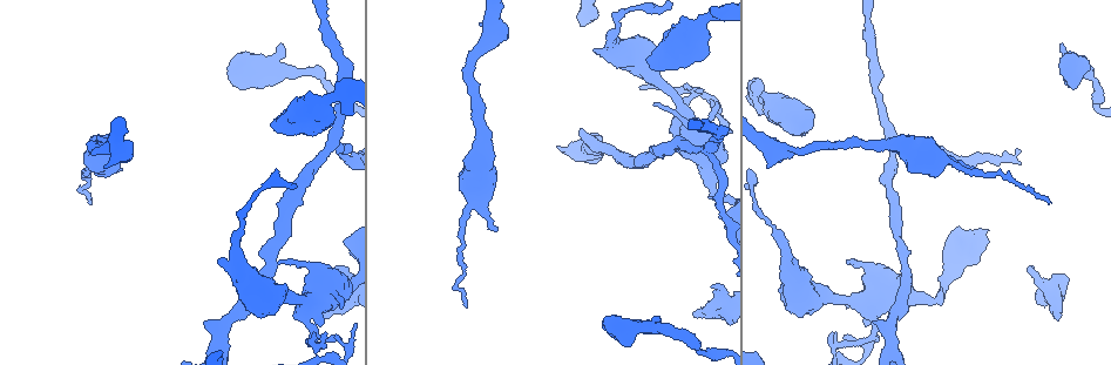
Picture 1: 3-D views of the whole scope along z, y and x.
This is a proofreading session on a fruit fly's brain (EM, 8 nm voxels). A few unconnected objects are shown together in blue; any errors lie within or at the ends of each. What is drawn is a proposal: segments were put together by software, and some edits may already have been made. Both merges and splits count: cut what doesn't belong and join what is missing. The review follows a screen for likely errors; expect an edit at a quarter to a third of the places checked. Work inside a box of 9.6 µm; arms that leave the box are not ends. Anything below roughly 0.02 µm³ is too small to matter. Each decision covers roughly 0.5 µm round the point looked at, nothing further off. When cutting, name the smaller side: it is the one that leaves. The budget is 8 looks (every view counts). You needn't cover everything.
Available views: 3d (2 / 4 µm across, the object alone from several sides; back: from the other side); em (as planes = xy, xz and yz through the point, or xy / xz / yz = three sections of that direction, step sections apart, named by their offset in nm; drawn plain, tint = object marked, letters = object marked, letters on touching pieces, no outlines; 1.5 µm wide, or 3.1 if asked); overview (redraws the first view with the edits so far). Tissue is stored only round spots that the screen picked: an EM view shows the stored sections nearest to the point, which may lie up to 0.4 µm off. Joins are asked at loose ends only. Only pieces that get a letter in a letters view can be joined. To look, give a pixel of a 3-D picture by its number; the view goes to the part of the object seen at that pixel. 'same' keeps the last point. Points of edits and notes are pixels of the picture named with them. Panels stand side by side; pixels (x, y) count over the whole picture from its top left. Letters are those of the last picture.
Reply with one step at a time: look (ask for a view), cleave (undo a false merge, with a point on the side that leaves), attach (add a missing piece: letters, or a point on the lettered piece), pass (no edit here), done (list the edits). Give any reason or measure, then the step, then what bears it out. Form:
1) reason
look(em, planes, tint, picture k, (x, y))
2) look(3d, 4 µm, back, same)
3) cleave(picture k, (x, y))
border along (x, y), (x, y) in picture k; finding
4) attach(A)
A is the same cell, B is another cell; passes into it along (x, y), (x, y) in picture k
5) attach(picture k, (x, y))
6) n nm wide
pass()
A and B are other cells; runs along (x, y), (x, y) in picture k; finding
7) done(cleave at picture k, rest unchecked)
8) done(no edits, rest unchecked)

look(em, planes, letters, picture 1, (1057, 319))

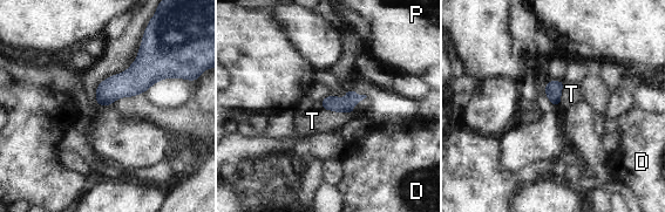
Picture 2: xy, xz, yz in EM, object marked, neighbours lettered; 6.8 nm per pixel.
attach(T)
T is the same cell, D and P are other cells; passes into it along (334, 103), (337, 111), (312, 121) in picture 2; the neuron continues

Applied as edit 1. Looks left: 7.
look(em, planes, letters, picture 1, (835, 353))

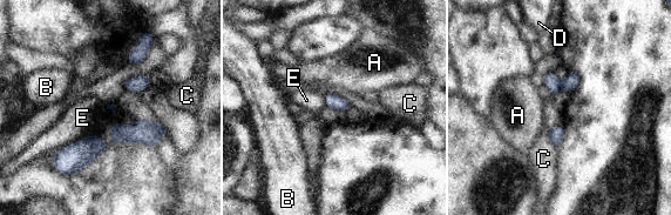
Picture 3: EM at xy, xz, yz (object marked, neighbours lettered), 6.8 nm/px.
cleave(picture 3, (551, 82))
A, B, C, D and E are other cells; a second neuron is stuck on

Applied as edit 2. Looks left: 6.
done(attach at picture 2, cleave at picture 3, rest unchecked)

